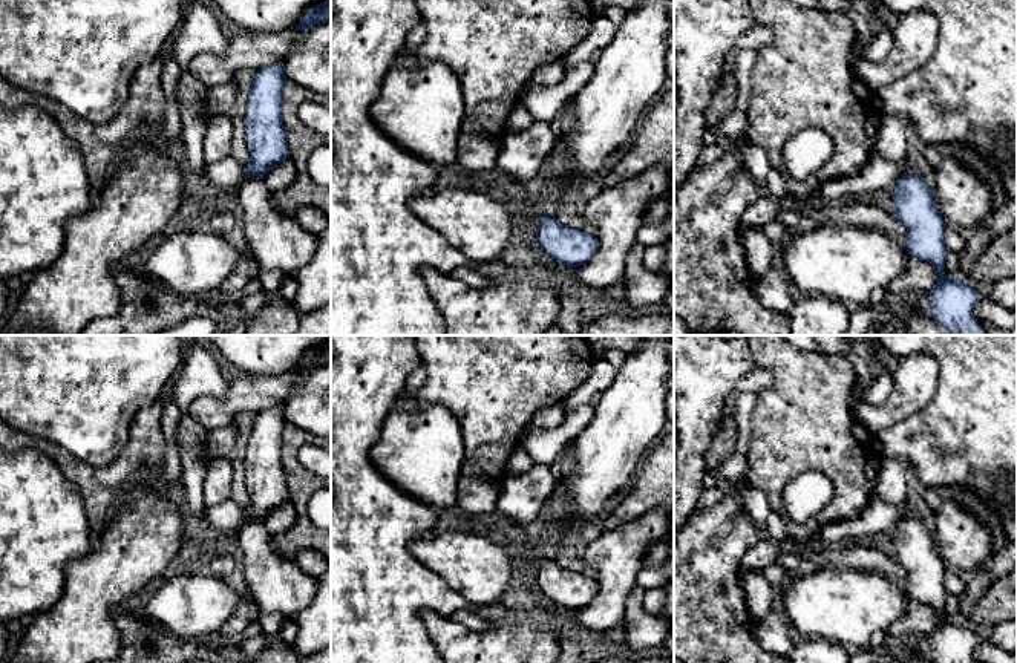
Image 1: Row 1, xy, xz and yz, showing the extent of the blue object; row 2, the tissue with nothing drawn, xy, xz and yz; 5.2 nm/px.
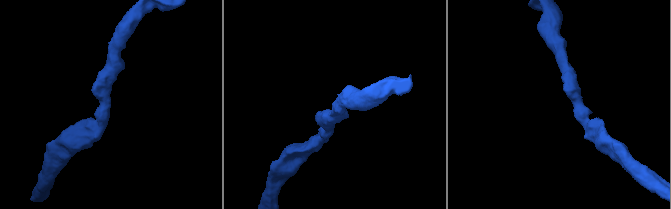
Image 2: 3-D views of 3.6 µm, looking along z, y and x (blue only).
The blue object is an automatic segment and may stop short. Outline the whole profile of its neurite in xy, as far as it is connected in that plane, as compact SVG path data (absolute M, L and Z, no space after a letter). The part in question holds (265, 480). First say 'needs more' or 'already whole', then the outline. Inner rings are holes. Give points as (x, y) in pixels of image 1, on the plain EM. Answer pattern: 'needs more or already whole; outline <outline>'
already whole; outline M270 407L254 416L244 459L250 505L245 521L265 518L289 501L282 464L283 433L288 423L280 407Z

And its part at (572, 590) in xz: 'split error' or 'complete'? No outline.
complete

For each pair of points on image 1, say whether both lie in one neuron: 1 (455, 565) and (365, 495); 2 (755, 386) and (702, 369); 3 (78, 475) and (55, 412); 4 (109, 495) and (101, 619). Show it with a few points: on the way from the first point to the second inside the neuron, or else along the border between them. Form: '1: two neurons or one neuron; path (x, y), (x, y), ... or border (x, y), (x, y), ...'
1: two neurons; border (412, 539), (409, 551), (435, 573)
2: two neurons; border (755, 366), (732, 389)
3: two neurons; border (39, 435), (60, 444), (89, 464), (104, 466)
4: two neurons; border (129, 492), (115, 507), (109, 521), (95, 535)

